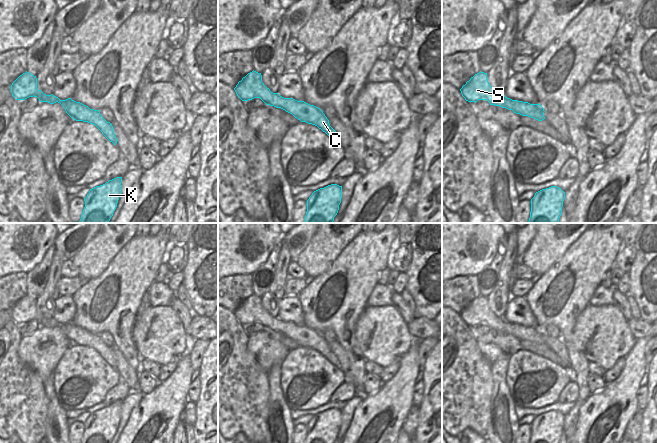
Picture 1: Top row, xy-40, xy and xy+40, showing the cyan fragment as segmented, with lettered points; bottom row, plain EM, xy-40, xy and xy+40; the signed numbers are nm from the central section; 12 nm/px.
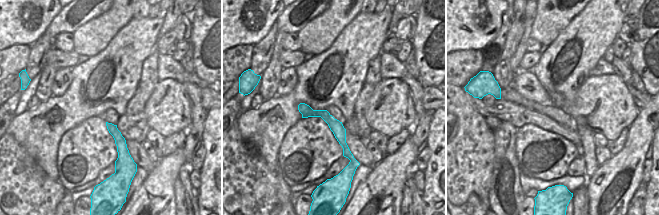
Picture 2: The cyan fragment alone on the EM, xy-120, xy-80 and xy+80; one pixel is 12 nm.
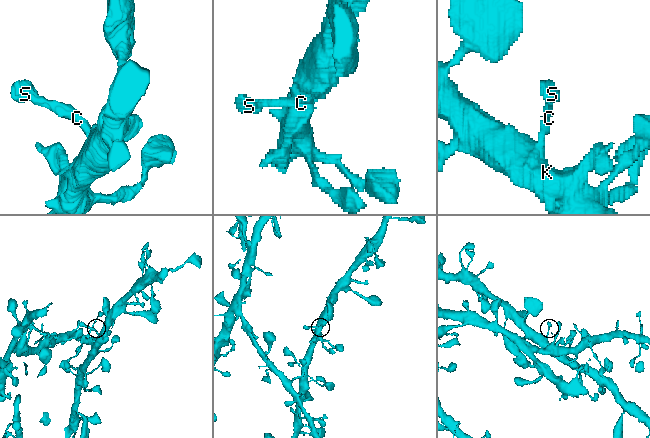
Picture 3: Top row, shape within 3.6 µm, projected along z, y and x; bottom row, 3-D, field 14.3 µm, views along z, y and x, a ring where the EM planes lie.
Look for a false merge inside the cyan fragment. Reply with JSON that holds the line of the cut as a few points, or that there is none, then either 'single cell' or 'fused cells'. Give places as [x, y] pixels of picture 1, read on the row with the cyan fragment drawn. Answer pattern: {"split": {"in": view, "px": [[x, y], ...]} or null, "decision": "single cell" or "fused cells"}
{"split": null, "decision": "single cell"}

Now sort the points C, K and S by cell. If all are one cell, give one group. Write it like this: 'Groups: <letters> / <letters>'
Groups: C K S

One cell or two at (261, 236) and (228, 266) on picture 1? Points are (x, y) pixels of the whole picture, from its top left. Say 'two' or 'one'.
one

